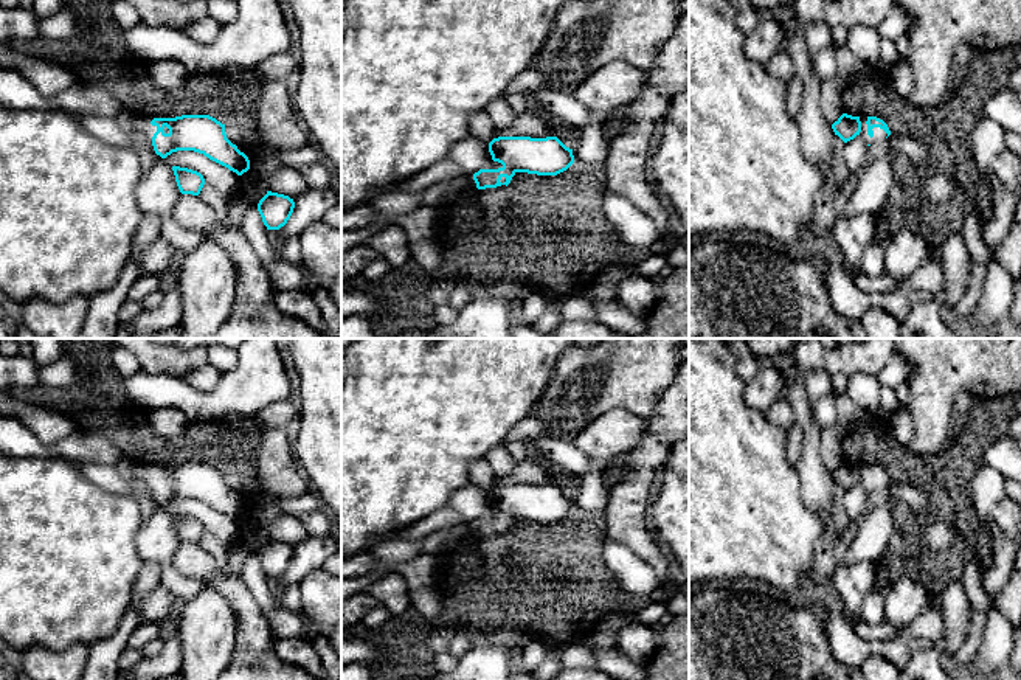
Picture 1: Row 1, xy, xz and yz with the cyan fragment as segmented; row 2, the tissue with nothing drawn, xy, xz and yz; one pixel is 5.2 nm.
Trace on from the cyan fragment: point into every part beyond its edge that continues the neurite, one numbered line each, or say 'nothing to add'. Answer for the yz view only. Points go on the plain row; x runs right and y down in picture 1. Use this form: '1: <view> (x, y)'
nothing to add

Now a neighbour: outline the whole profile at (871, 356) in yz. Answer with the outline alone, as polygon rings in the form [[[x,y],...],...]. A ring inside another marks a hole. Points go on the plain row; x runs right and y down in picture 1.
[[[802,338],[793,348],[802,374],[825,371],[833,376],[867,373],[877,376],[897,352],[895,338],[864,338],[836,346],[824,346],[818,338]]]

